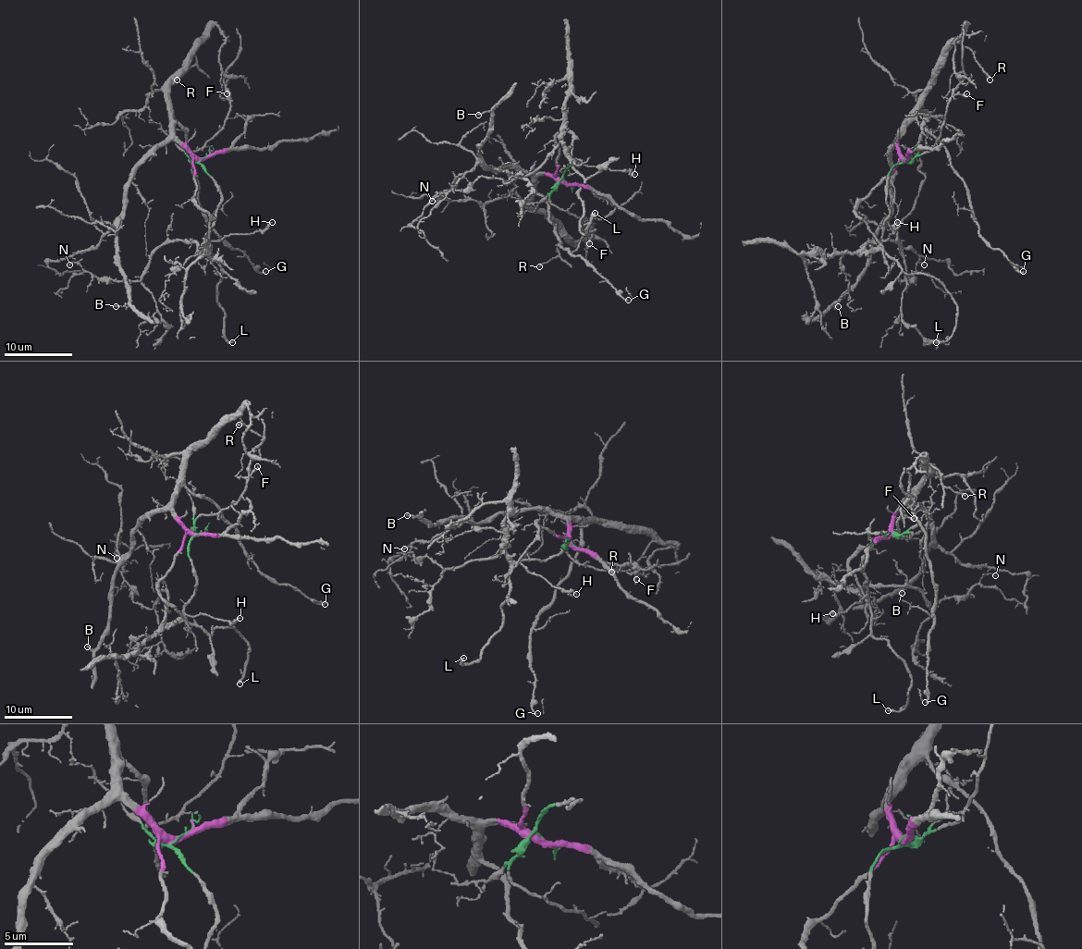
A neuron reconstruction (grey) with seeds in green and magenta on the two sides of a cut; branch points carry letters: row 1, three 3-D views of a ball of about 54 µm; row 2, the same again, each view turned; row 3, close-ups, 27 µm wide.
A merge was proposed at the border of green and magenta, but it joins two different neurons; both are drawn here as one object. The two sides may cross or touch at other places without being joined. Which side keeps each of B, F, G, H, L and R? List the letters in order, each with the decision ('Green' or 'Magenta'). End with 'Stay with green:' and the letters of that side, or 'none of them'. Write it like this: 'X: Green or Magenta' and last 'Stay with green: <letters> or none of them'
B: Magenta
F: Green
G: Magenta
H: Green
L: Green
R: Magenta
Stay with green: F, H, L

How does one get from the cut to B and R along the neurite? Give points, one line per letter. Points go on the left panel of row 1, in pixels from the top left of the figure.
B: (202, 159), (181, 141), (165, 140), (125, 188), (116, 266), (129, 301), (115, 305)
R: (202, 159), (177, 136), (169, 111), (169, 85), (197, 43), (195, 63), (177, 80)

